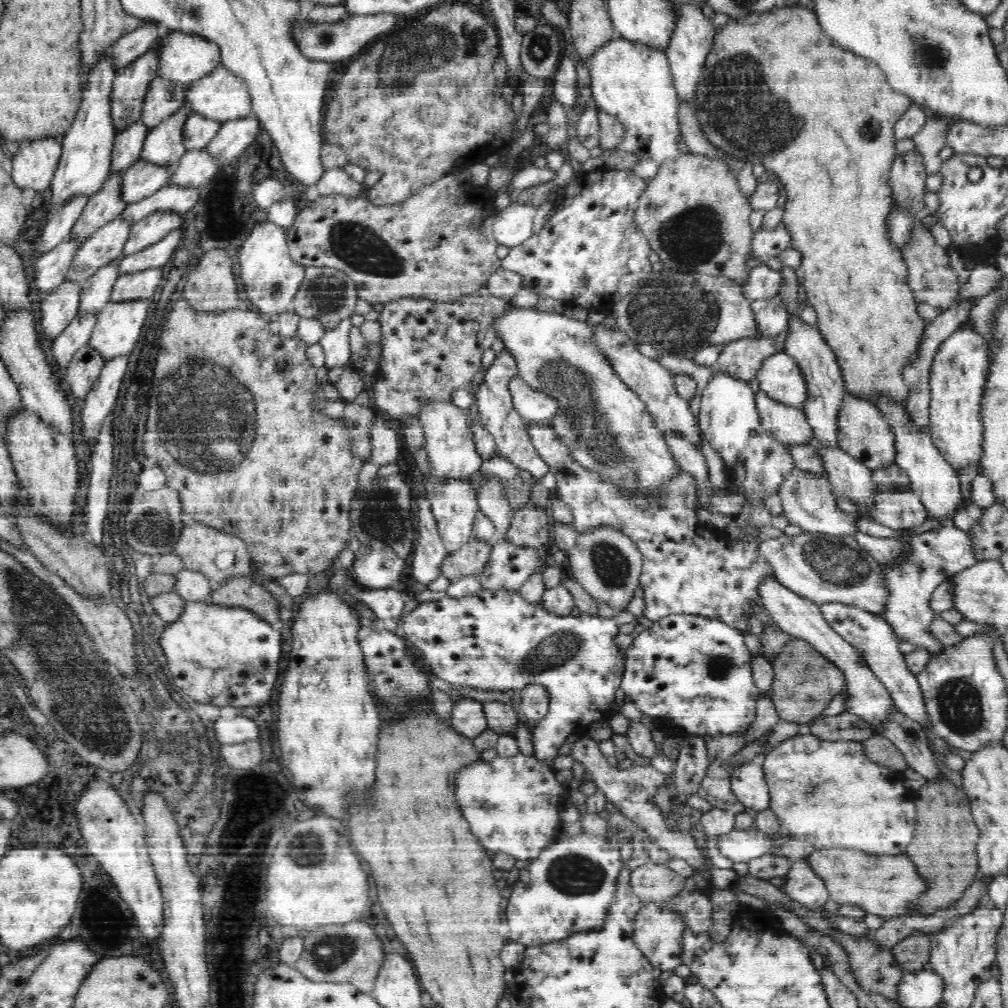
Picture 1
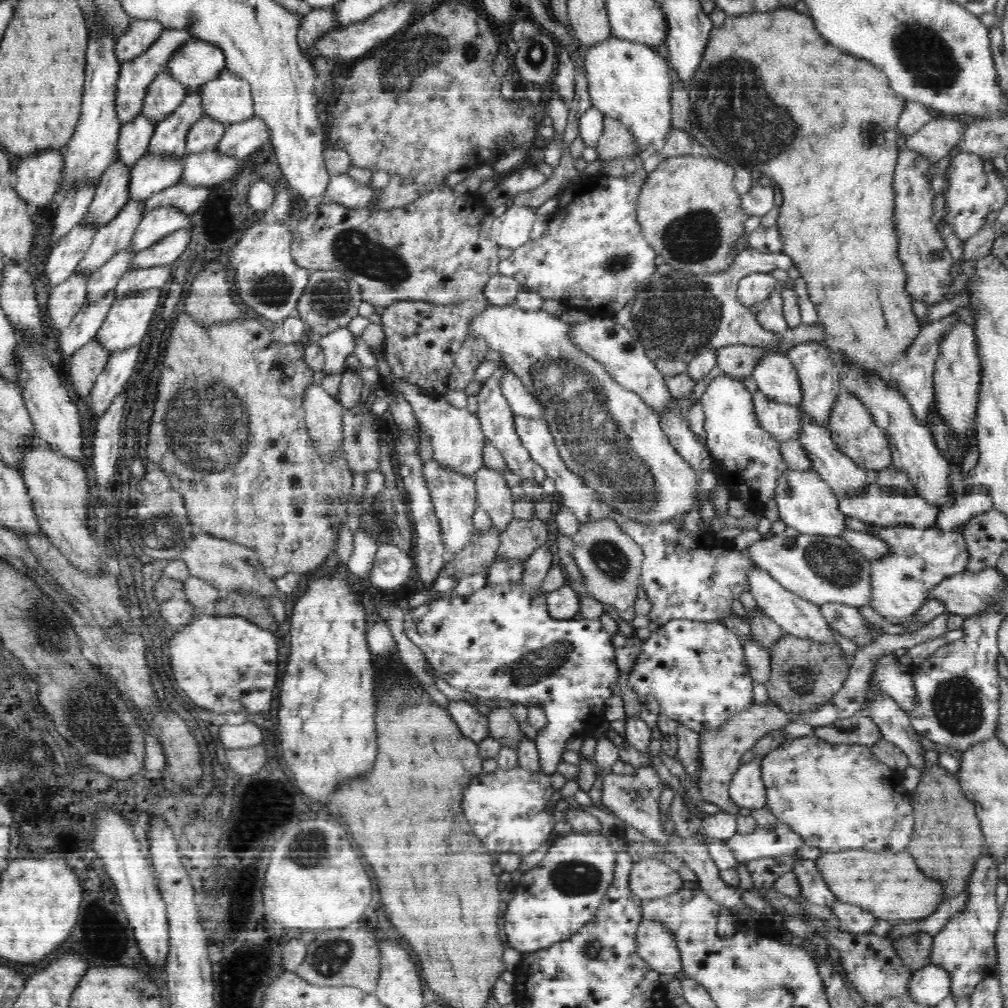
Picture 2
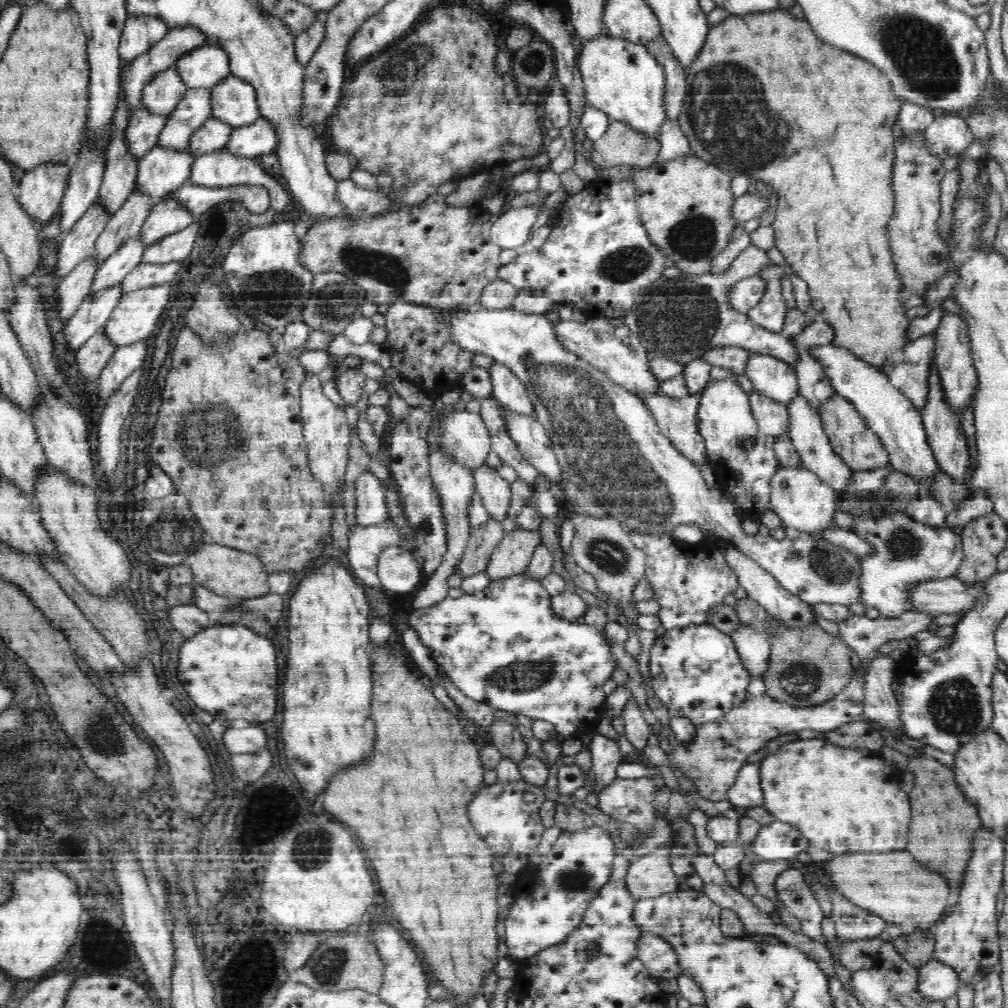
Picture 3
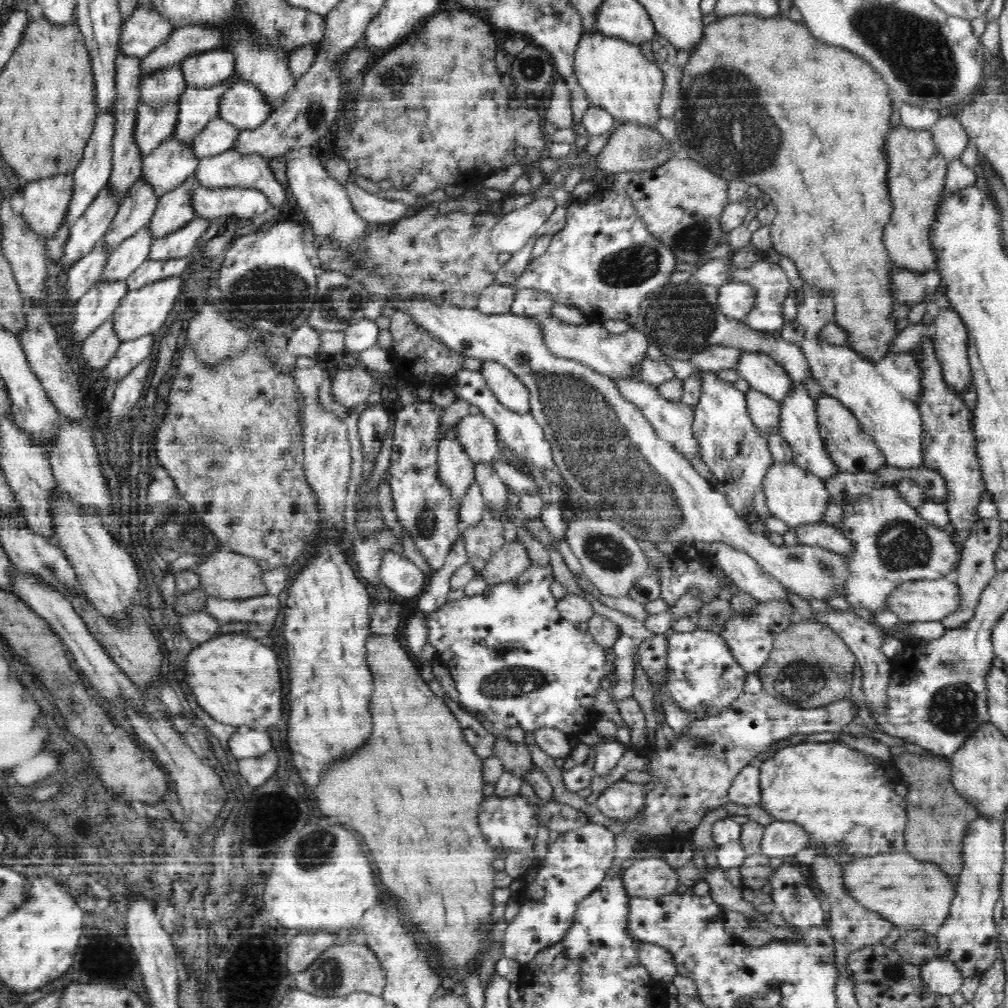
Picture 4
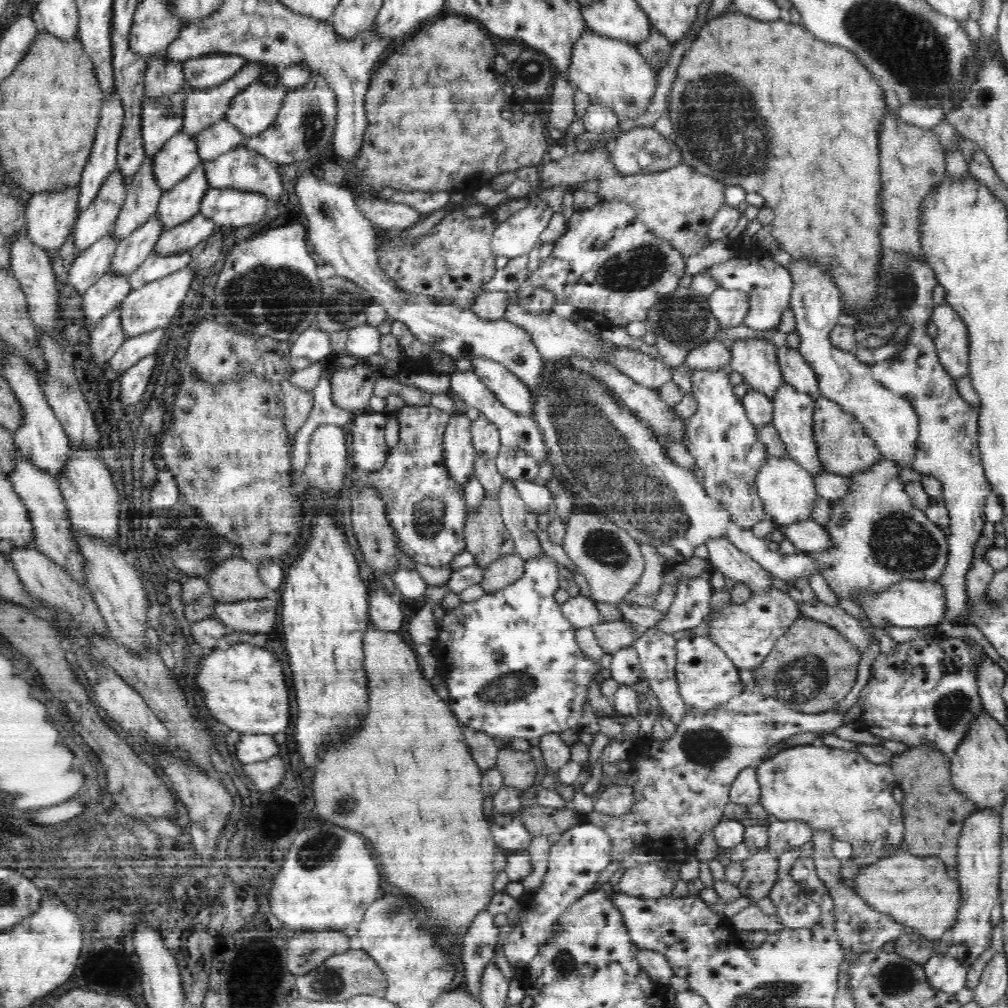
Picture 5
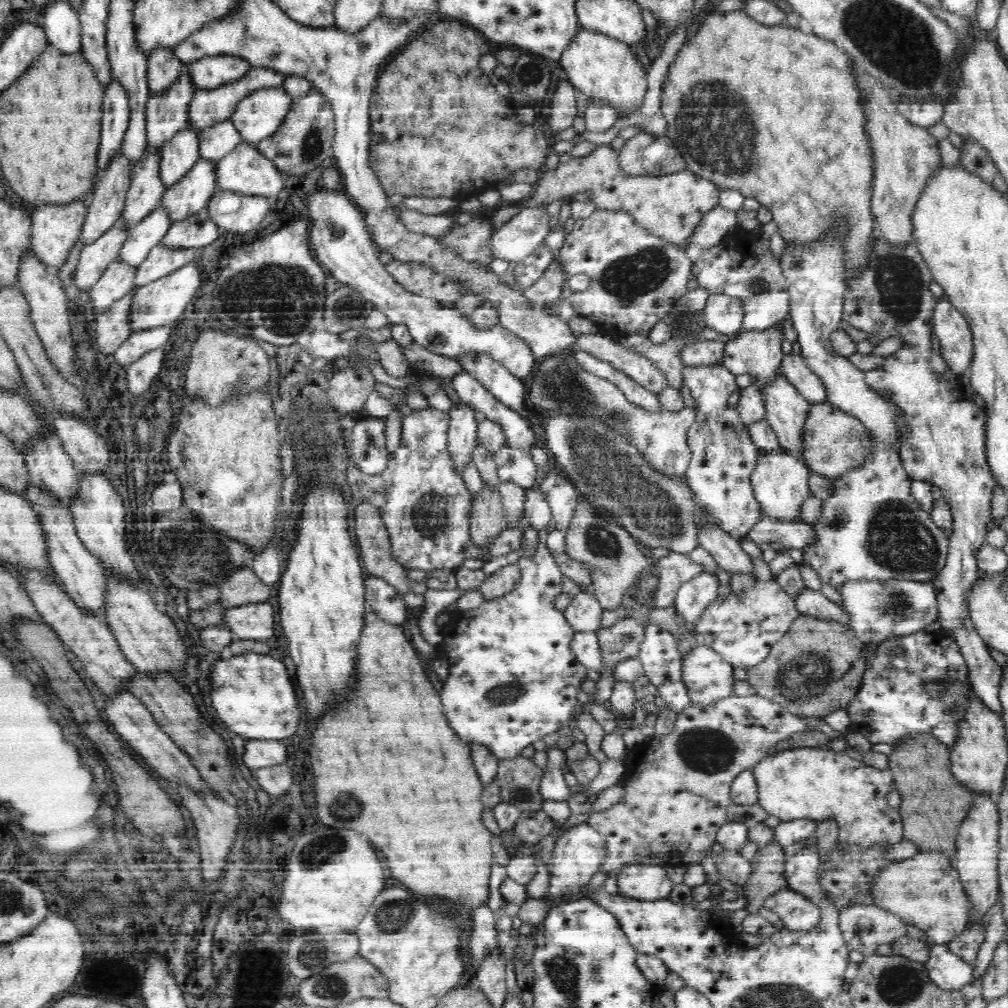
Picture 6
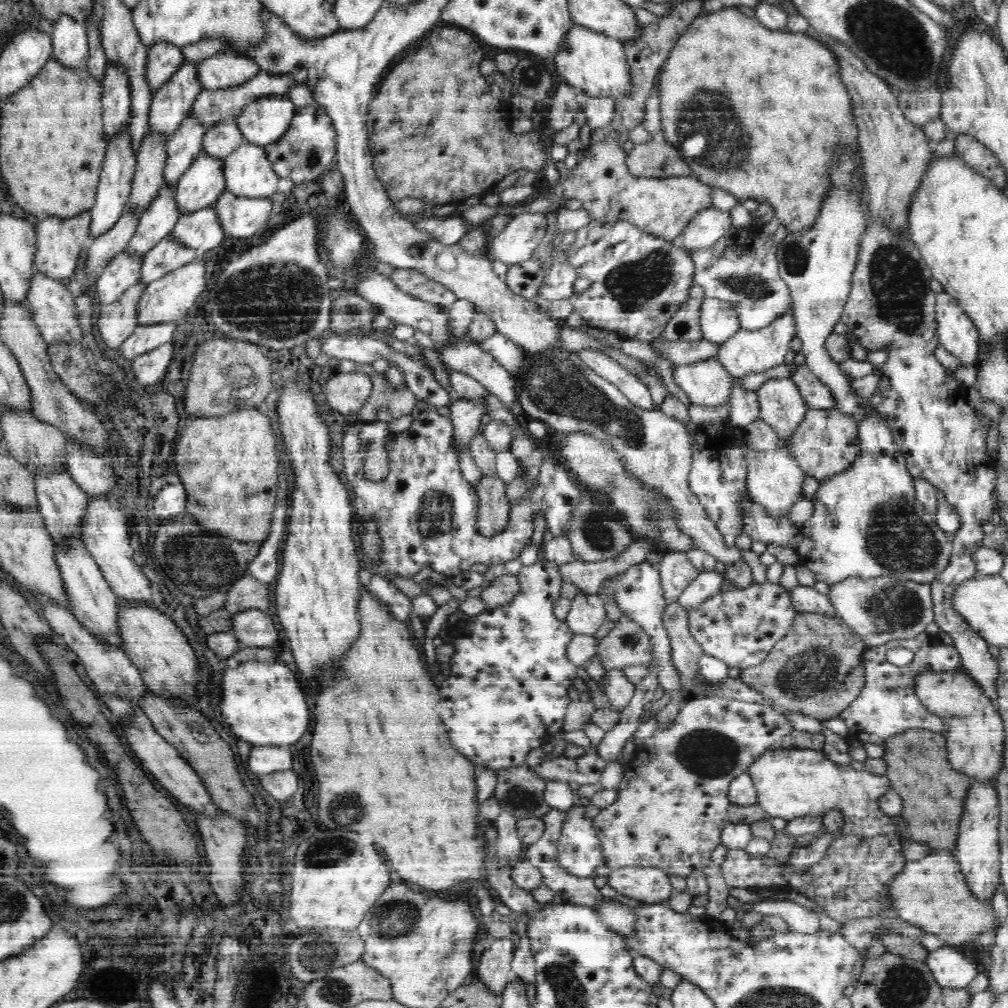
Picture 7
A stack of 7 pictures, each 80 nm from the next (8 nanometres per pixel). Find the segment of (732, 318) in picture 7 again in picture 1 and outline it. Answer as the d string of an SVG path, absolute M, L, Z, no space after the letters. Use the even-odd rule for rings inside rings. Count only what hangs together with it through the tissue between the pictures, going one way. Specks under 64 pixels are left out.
M758 266L749 271L741 290L746 299L754 302L753 300L766 300L779 295L782 284L782 271L773 270L768 266Z

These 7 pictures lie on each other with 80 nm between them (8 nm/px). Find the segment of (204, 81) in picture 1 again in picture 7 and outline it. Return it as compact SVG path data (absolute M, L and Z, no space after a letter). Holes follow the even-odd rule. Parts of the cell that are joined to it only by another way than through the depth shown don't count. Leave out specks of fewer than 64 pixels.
M260 95L246 104L235 119L248 143L264 147L288 132L296 111L297 106L288 96Z

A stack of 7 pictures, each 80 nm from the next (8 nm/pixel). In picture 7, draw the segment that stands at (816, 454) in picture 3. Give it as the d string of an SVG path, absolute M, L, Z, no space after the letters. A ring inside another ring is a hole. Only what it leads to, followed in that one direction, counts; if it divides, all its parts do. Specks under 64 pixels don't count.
M790 377L771 378L756 391L760 405L760 419L768 423L778 435L782 446L804 420L807 406L799 385Z

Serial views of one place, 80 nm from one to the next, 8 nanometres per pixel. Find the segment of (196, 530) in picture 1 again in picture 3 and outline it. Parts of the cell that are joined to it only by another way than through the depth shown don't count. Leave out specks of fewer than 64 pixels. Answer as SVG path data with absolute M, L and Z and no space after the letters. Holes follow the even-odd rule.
M204 542L195 551L188 553L183 562L192 570L193 583L206 587L217 595L252 599L270 593L269 574L264 570L260 559L248 552Z

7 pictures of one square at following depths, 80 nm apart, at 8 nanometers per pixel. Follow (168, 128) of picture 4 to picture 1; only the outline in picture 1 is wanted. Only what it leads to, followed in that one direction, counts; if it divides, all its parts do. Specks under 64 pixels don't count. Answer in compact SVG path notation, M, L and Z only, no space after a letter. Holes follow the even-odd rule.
M138 120L116 133L111 150L111 173L124 172L140 160L140 151L143 150L144 139L149 132L150 128Z

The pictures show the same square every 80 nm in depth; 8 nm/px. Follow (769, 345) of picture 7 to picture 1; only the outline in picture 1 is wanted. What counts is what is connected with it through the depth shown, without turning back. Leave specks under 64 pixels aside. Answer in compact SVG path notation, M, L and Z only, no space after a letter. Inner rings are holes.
M786 351L774 353L763 360L761 367L757 370L757 379L760 390L764 391L772 400L779 403L804 408L805 400L808 400L808 388L805 386L804 375L800 368Z

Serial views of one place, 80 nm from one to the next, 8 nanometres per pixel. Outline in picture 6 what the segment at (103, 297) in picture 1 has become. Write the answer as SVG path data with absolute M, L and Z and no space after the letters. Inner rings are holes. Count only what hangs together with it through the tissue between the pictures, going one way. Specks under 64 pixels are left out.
M160 206L129 230L130 236L124 242L118 259L130 266L140 266L152 248L161 244L172 223L170 215Z

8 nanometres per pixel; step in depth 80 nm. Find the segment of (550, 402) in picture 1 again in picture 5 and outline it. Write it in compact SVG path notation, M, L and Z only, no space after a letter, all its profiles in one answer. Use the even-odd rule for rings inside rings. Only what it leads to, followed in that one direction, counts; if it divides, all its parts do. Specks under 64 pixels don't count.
M472 358L471 370L504 406L521 415L531 415L531 390L502 363L489 358Z

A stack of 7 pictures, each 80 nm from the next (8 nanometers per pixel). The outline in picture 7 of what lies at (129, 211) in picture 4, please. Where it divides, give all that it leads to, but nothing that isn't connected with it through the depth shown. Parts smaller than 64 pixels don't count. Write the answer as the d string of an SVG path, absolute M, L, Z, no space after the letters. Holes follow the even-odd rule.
M145 132L141 141L140 150L136 157L136 170L133 179L132 192L127 199L128 210L132 215L142 215L149 210L152 202L159 196L165 186L164 168L167 163L167 149L170 136L164 132Z

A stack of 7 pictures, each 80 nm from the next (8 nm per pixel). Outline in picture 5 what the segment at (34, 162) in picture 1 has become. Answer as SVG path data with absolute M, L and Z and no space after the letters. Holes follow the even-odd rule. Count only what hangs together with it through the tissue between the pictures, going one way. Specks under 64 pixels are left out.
M76 189L63 191L62 193L30 196L25 210L25 228L30 243L34 246L40 246L49 254L49 257L56 256L60 248L69 245L71 242L74 234L72 224L76 224L82 214L79 210L79 202L80 197L78 197L78 190Z

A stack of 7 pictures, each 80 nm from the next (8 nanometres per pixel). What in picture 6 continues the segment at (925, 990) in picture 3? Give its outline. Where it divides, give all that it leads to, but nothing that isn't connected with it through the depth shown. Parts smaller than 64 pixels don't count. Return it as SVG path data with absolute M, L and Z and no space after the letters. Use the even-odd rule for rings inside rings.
M945 944L931 946L930 954L925 963L930 980L940 988L958 991L972 982L974 968L972 963L962 960Z

